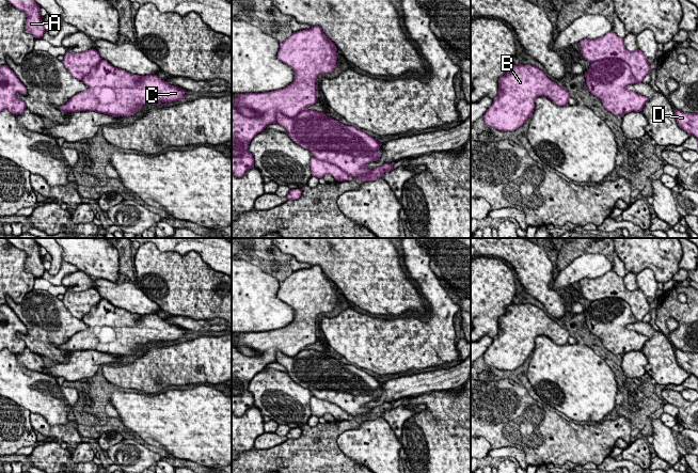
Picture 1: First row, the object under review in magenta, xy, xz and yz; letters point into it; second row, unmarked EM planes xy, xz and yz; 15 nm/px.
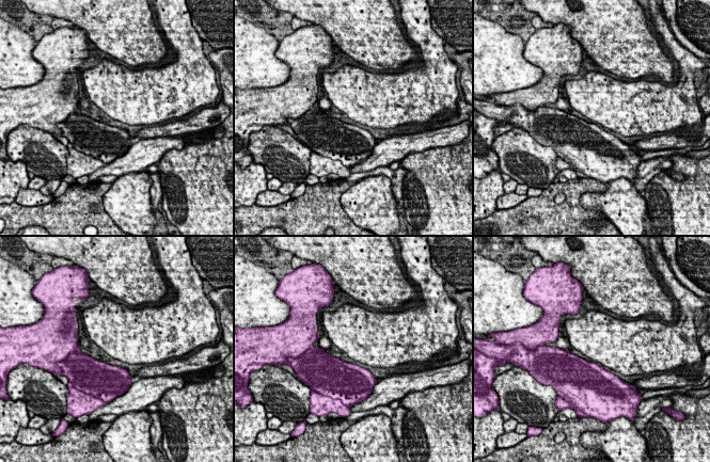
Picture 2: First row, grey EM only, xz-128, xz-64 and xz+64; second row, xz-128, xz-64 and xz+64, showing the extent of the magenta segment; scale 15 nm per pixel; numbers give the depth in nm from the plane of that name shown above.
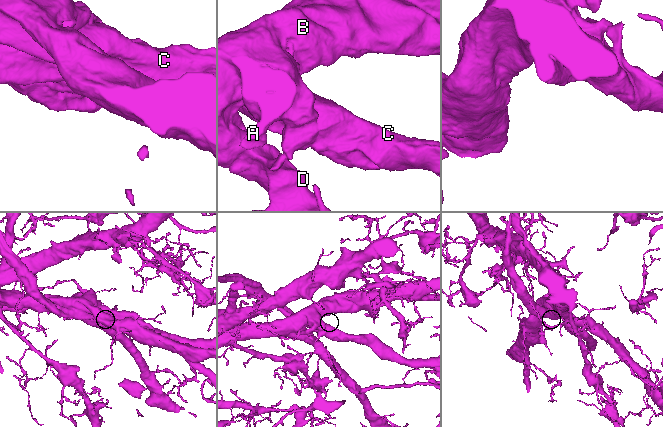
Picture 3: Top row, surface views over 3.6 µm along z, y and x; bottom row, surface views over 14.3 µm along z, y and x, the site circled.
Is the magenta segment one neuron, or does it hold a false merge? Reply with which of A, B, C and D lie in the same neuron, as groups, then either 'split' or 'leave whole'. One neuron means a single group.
A B D / C; split

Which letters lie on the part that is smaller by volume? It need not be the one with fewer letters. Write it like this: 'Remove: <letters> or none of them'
Remove: C

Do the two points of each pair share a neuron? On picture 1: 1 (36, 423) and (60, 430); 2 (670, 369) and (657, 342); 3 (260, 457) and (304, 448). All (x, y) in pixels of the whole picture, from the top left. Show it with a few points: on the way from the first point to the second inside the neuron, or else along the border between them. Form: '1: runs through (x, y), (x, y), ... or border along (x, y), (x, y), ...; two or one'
1: runs through (42, 425), (48, 430), (54, 430); one
2: runs through (664, 363), (657, 348); one
3: runs through (271, 457), (294, 457); one

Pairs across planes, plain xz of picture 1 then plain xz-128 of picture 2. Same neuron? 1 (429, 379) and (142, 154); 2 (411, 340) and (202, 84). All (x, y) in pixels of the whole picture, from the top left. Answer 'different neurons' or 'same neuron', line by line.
1: same neuron
2: same neuron

